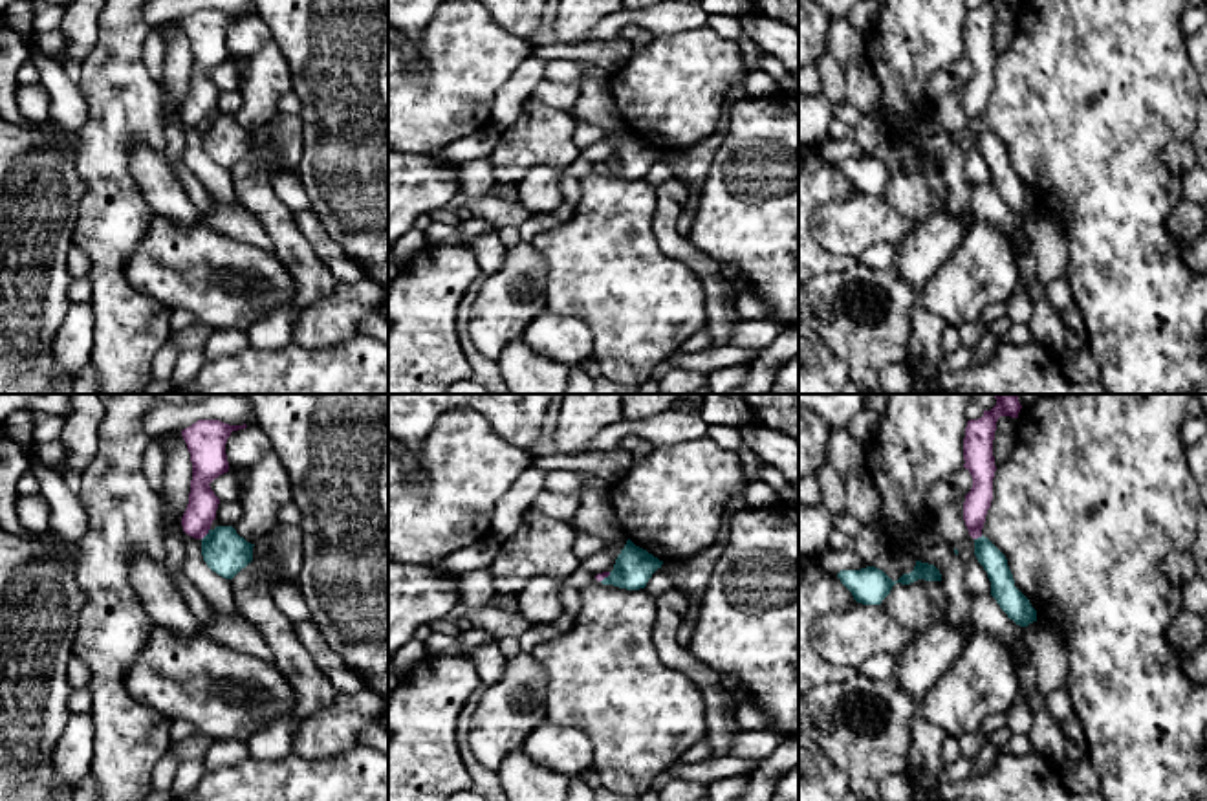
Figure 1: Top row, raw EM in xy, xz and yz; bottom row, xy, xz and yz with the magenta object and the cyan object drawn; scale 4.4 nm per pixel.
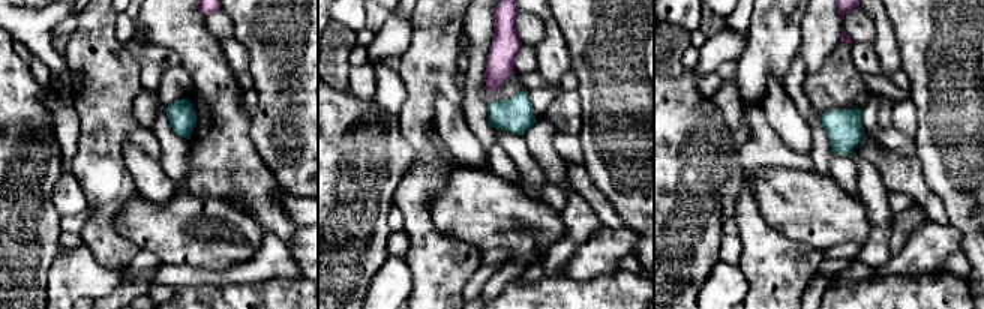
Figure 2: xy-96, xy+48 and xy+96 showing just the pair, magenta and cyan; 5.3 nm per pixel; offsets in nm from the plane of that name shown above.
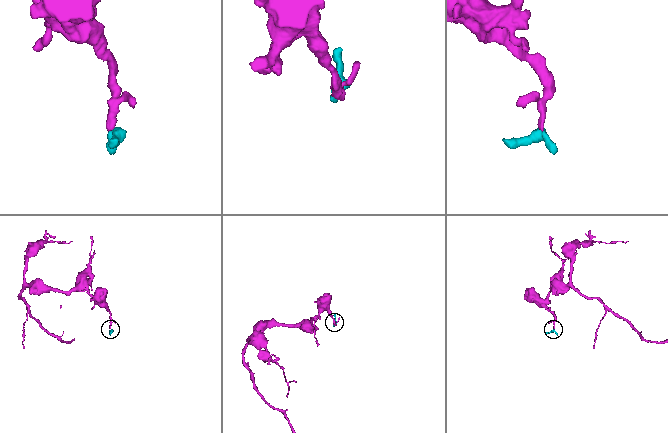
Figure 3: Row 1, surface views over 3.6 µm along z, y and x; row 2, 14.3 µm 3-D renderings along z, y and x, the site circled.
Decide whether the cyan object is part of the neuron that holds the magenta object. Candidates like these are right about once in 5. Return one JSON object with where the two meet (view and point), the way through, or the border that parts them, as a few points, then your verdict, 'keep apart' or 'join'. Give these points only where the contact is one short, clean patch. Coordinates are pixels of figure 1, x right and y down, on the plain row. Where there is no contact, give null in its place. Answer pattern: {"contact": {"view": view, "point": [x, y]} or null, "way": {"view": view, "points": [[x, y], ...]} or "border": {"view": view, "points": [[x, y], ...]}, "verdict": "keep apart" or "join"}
{"contact": {"view": "xy", "point": [207, 121]}, "way": {"view": "xy", "points": [[202, 96], [207, 121], [224, 140]]}, "verdict": "join"}

